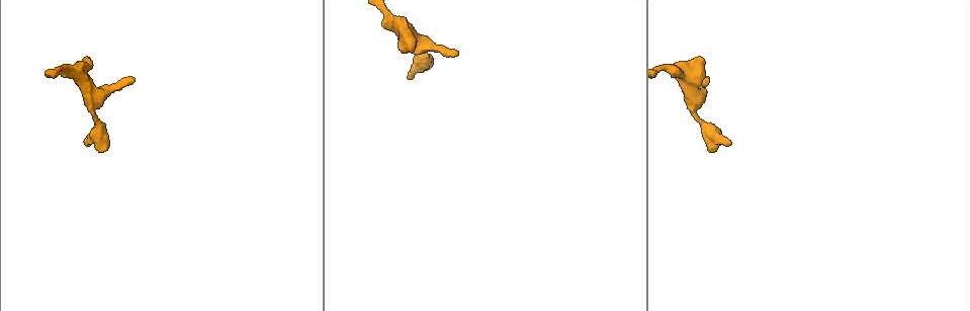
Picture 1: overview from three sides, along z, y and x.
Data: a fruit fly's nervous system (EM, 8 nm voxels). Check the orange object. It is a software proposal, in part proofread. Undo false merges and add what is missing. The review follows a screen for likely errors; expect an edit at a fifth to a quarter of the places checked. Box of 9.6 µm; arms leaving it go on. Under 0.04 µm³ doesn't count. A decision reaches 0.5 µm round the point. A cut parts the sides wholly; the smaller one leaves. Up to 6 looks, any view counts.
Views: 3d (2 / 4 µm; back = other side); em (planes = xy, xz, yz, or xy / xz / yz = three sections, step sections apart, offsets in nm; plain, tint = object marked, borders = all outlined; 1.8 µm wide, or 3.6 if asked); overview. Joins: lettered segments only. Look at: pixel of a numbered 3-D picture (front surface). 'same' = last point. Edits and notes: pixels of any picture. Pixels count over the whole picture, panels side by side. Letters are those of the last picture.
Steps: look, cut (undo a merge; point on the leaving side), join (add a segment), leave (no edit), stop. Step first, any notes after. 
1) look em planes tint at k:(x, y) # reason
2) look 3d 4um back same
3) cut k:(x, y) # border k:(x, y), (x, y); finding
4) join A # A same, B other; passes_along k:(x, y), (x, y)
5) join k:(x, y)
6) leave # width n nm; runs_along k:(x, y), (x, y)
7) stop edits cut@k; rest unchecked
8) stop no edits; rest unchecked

look em xy step 4 tint at 1:(67, 71) # two arms in line, one across

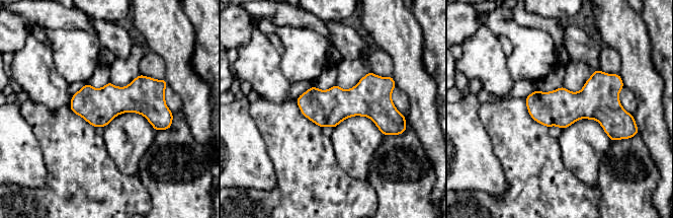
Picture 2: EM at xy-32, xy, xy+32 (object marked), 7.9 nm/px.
look em xy step 4 borders same # what lies round it

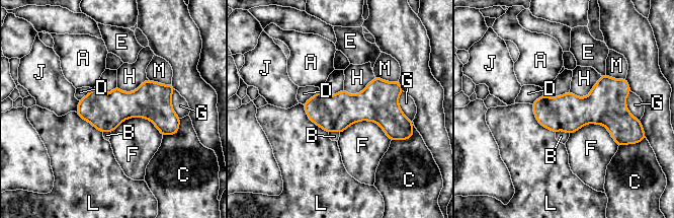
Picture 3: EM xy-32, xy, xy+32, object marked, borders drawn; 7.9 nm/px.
leave # longest_contact F 420 nm; A other, B other, C other, D other, E other, F other, G other, H other, J other, L other, M other; continuous, no second cell

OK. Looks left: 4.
look em xy step 8 borders at 1:(708, 78)

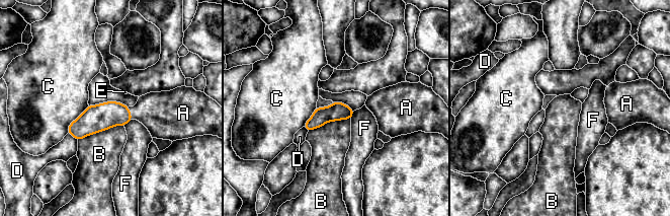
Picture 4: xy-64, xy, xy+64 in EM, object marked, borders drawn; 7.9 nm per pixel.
join A # width 150 nm; longest_contact B 380 nm; A same, B other, C other, D other, E other, F other; it goes on there

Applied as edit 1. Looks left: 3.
look overview

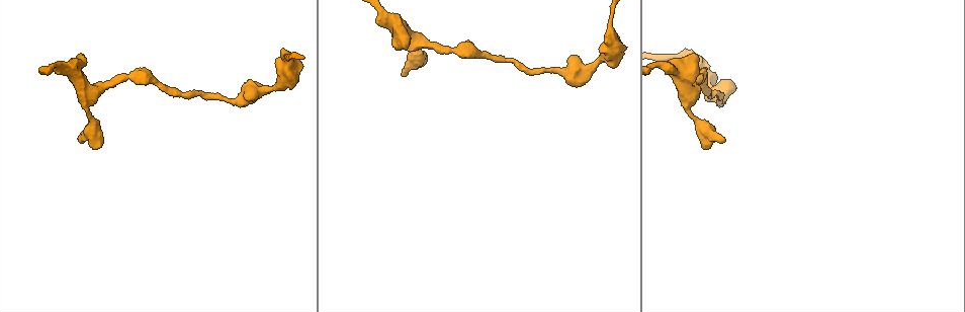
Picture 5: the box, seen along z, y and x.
look em xz step 8 borders at 5:(80, 140) # free end

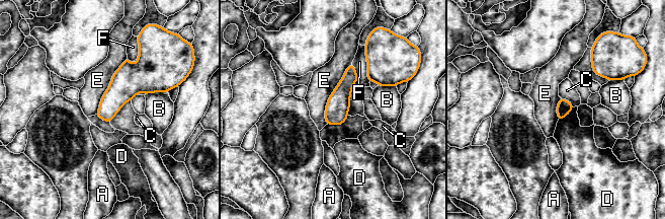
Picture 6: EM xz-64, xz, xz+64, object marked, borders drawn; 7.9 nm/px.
leave # A other, B other, C other, D other, E other, F other; border 6:(351, 63), (327, 101), (326, 124); no lettered segment goes on from it

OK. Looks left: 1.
stop edits join@4; rest unchecked

